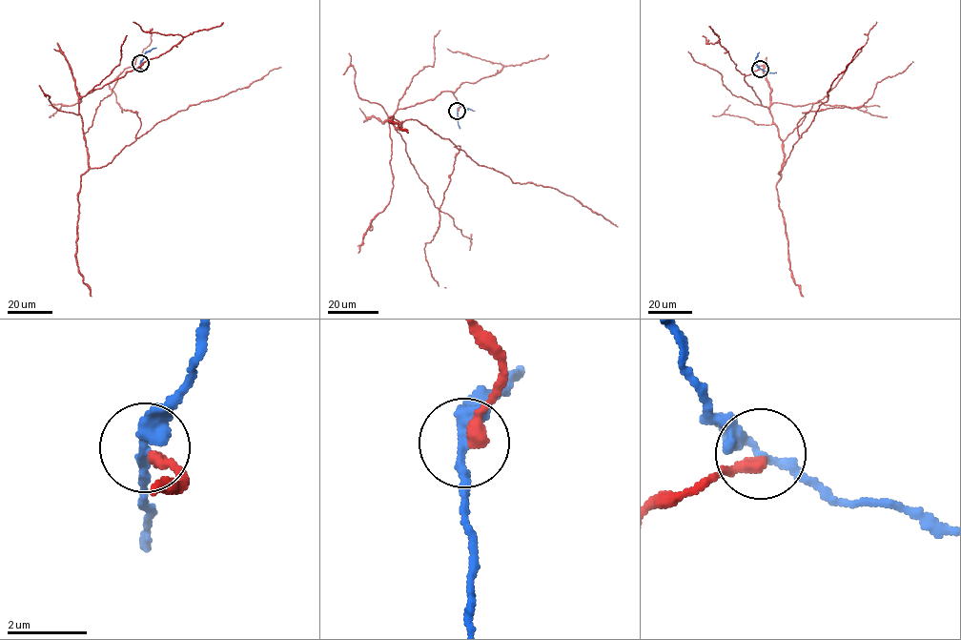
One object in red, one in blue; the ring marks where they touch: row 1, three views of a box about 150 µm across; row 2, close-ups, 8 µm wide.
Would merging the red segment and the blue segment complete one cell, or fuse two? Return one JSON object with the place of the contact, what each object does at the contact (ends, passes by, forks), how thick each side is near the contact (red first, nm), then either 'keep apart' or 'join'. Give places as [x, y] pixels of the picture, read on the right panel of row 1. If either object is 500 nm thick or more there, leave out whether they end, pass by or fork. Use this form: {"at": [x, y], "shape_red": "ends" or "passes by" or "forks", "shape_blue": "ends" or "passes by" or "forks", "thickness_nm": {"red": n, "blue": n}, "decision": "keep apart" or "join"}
{"at": [760, 69], "shape_red": "ends", "shape_blue": "passes by", "thickness_nm": {"red": 320, "blue": 300}, "decision": "keep apart"}

